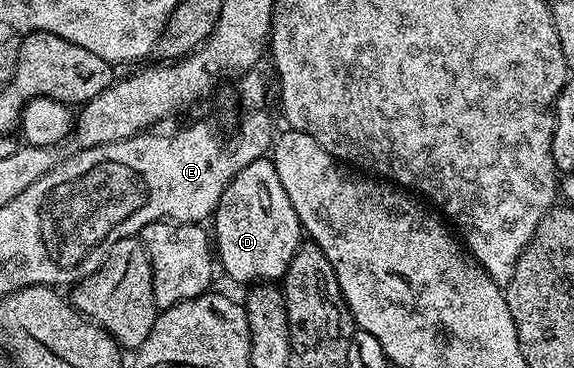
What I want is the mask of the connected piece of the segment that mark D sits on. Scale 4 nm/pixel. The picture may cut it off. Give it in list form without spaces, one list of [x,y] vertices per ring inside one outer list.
[[[270,158],[248,162],[244,170],[234,175],[232,182],[228,182],[220,202],[214,208],[213,224],[212,244],[216,249],[216,260],[221,271],[223,268],[236,283],[246,284],[245,286],[253,286],[259,282],[281,281],[299,244],[304,240],[300,218],[296,210],[292,210],[292,202],[288,202],[288,194],[280,182],[280,174],[276,174],[276,166]]]

